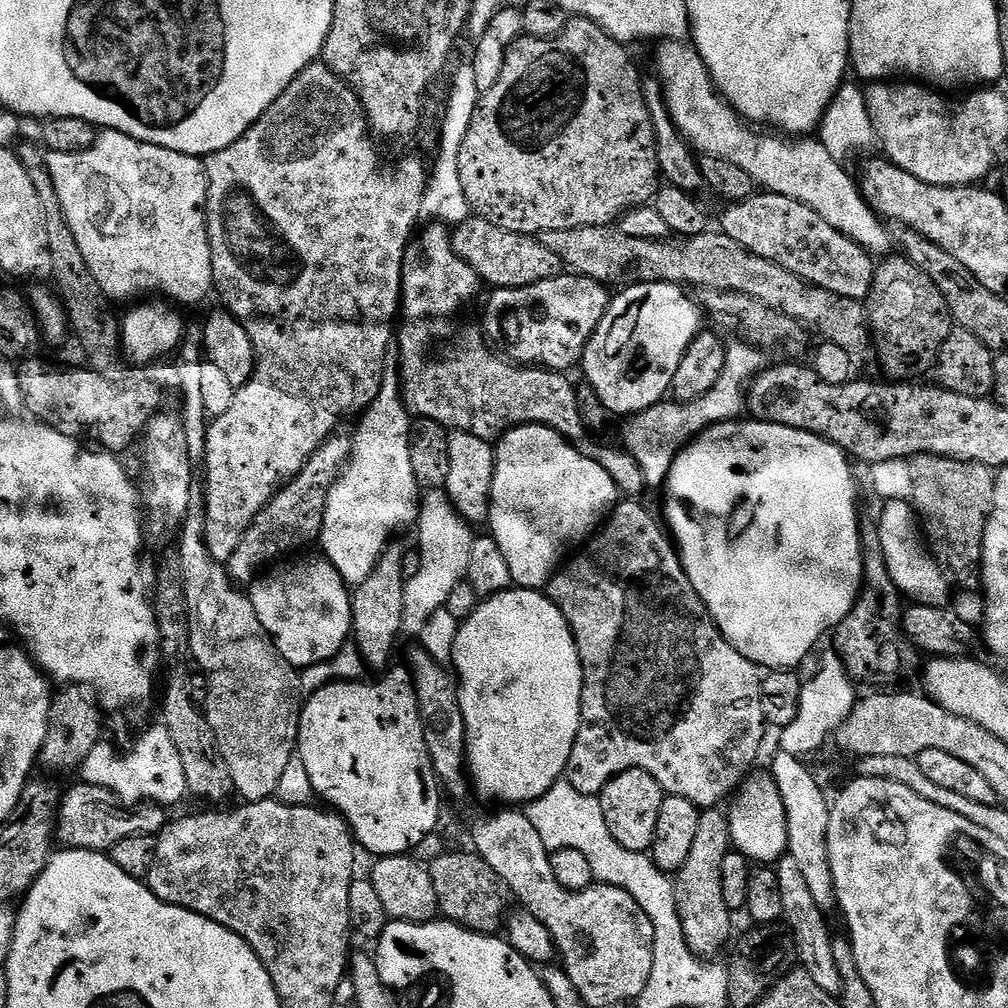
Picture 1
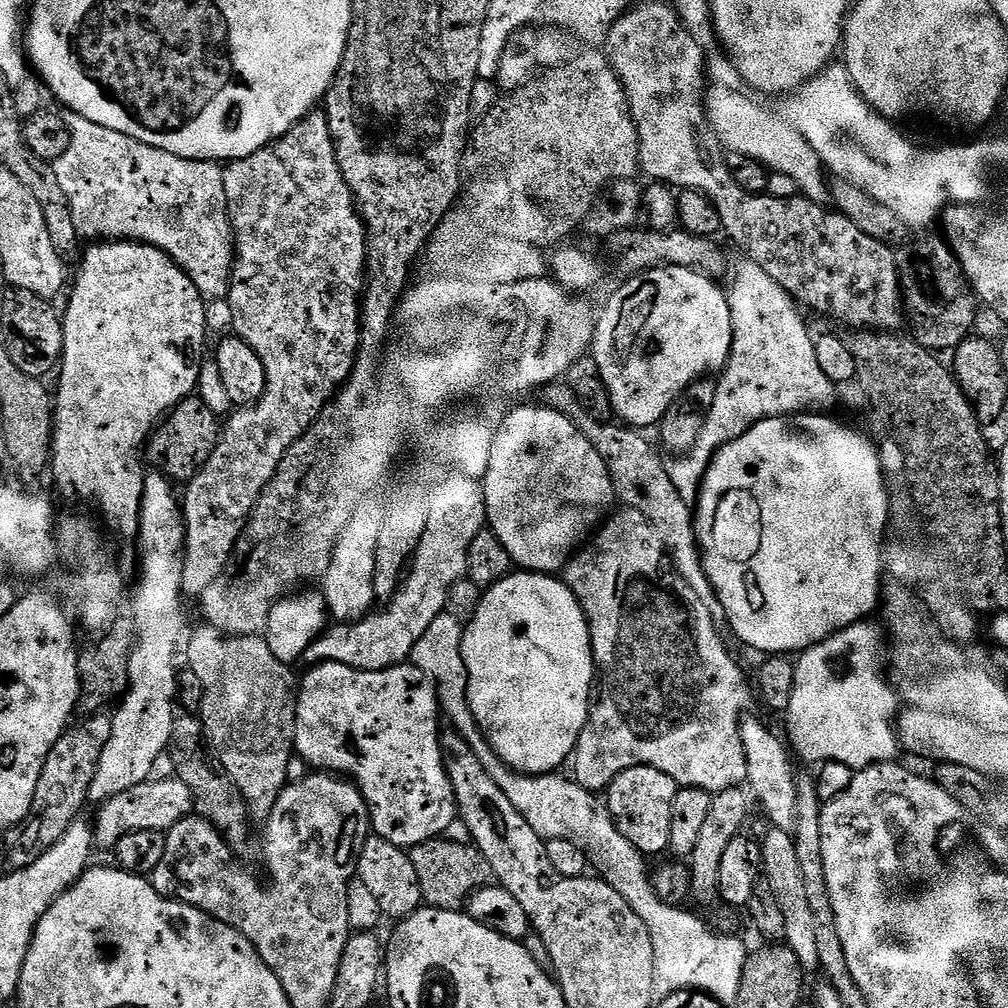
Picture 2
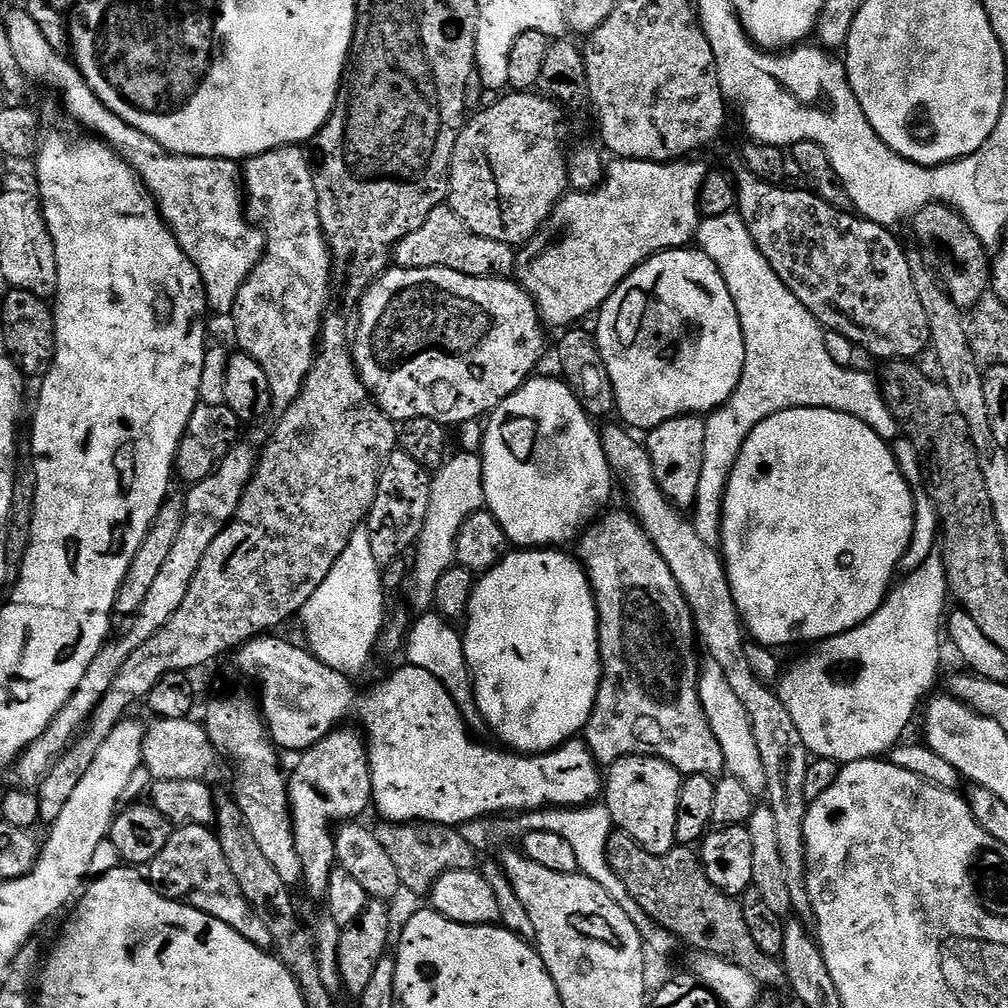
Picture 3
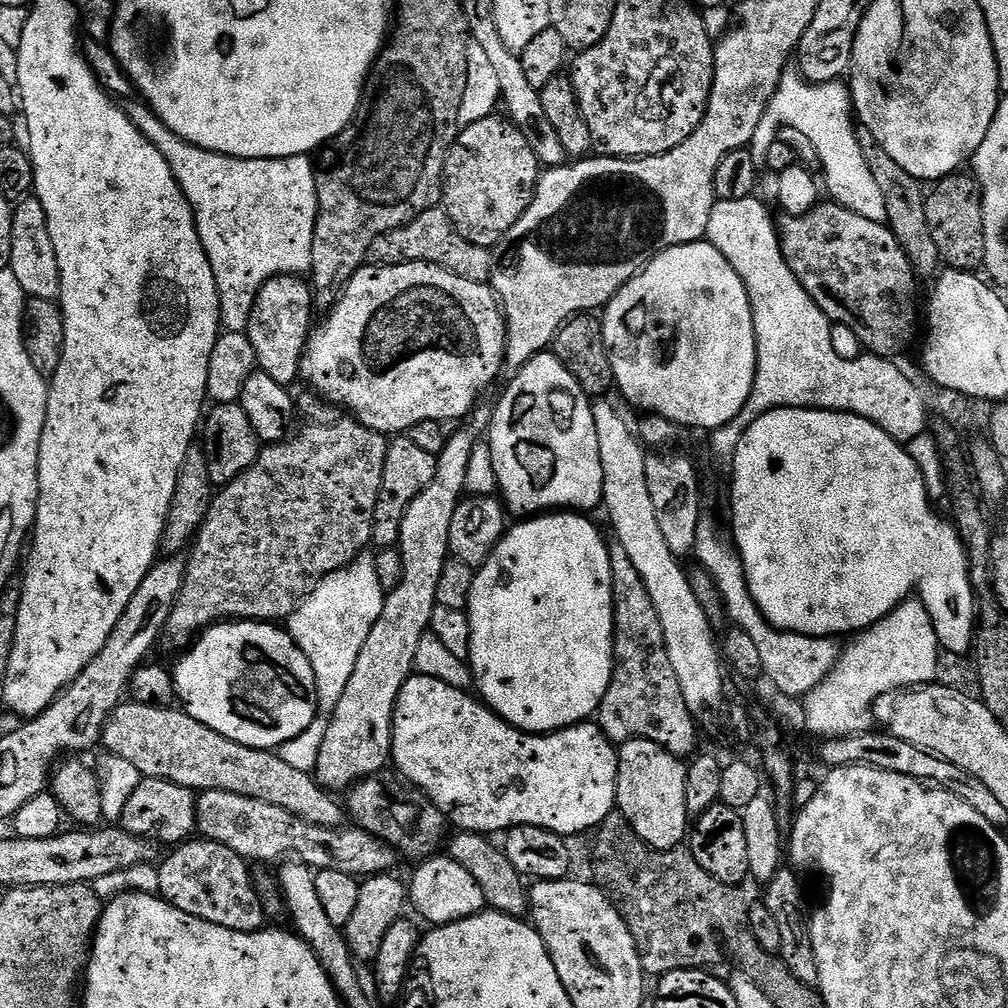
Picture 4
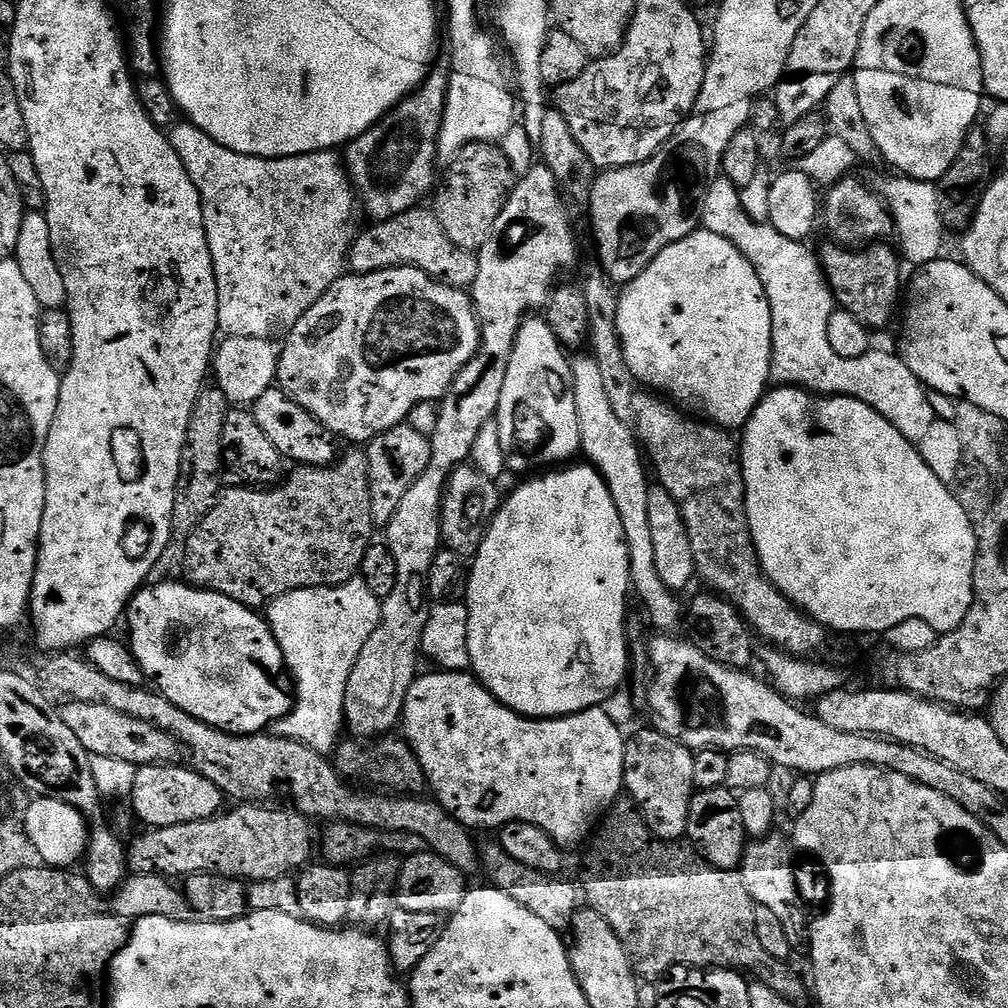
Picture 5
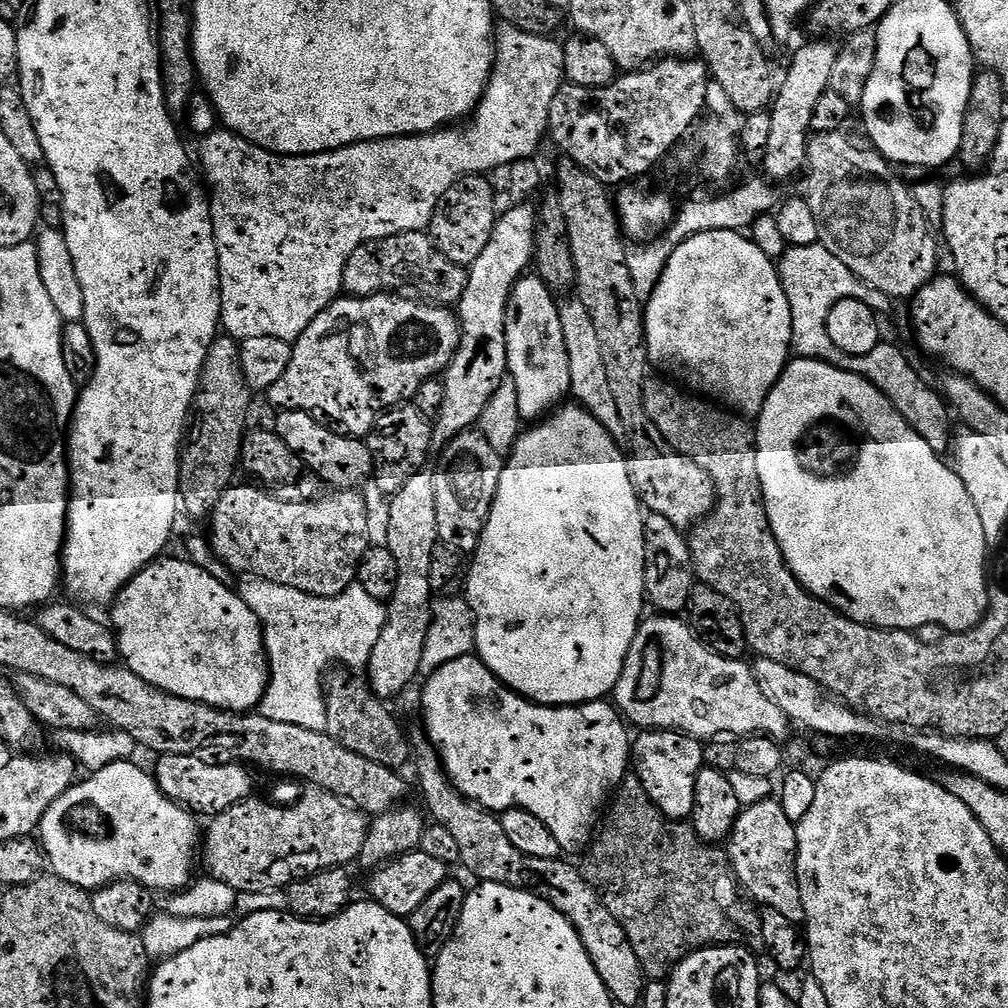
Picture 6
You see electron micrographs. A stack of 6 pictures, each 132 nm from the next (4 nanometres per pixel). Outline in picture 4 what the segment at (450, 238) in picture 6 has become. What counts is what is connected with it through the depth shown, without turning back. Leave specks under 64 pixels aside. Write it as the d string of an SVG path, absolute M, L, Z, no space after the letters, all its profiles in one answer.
M493 114L482 118L482 122L461 127L444 163L442 207L451 218L458 234L462 234L462 238L491 249L504 239L504 235L511 230L514 222L518 222L520 215L530 206L541 175L542 165L532 153L522 130L503 115Z

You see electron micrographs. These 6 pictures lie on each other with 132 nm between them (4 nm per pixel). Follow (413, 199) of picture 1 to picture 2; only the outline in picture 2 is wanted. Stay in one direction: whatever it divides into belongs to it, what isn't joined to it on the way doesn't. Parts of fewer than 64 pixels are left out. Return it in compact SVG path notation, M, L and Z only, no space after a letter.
M313 110L299 121L284 136L279 136L264 148L241 160L233 160L224 168L224 185L226 186L226 202L228 217L232 227L234 255L232 257L232 280L228 283L226 305L232 311L232 328L235 335L241 336L248 345L262 358L262 366L266 366L266 386L259 400L251 406L240 406L223 421L220 437L214 446L207 462L193 480L187 481L185 492L182 492L184 510L184 569L182 570L183 595L199 597L201 592L222 574L222 570L232 558L232 551L238 538L248 524L248 516L258 498L264 493L286 450L292 443L308 431L309 426L319 418L325 404L336 395L340 385L348 381L352 368L356 365L356 351L360 348L360 301L366 283L366 265L368 263L368 234L364 230L364 219L356 210L356 199L352 196L350 186L346 186L346 178L342 178L342 170L338 166L338 158L334 150L334 142L330 134L328 117L323 111Z

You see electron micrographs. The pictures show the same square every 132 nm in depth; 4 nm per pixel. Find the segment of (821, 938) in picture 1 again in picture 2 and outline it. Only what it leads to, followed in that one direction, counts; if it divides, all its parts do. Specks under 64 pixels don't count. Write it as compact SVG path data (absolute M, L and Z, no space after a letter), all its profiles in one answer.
M769 827L764 836L764 844L759 845L758 860L762 865L762 878L770 886L774 899L782 909L782 919L786 921L784 940L788 948L798 954L798 962L805 973L815 973L820 967L818 962L818 942L814 935L814 914L810 910L810 902L806 902L806 886L802 882L802 870L798 867L798 856L794 854L792 832L783 832L781 828Z

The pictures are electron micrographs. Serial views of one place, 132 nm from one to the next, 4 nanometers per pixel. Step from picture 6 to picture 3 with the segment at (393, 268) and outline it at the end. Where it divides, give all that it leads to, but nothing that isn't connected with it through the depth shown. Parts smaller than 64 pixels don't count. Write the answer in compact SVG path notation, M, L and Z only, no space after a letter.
M441 206L430 210L430 218L414 230L414 234L406 234L396 244L394 264L397 268L418 270L419 268L445 268L458 270L458 274L467 276L491 276L508 278L517 271L518 252L513 245L506 242L494 242L494 238L482 238L454 214L454 210Z

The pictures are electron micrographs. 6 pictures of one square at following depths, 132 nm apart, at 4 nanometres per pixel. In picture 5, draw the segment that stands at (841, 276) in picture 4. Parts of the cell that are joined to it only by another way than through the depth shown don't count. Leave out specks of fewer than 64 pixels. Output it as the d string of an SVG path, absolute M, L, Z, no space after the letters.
M828 242L824 249L819 249L818 259L828 286L832 289L832 299L843 311L854 314L862 326L869 330L884 328L896 312L896 303L901 303L900 264L901 257L895 247L887 248L884 242L877 242L859 250L845 248L835 242Z

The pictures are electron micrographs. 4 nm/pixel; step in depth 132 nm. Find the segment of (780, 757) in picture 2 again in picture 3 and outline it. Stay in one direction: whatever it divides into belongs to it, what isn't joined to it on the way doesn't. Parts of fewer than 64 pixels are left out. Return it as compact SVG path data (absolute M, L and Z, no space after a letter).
M705 659L700 675L700 697L703 710L718 744L722 746L724 765L727 775L738 778L738 782L746 782L746 790L753 794L764 794L768 791L766 766L762 764L762 754L758 752L758 742L754 742L754 730L750 726L750 714L746 714L746 706L734 694L730 682L726 682L726 674L722 674L722 666L718 662Z

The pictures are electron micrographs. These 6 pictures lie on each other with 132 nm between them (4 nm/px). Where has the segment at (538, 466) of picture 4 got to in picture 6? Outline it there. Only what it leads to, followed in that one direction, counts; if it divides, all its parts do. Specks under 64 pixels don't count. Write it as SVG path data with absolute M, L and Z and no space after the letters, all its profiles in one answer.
M532 274L525 275L512 287L504 315L507 375L516 390L515 415L524 422L536 422L547 417L561 403L559 400L569 395L572 387L560 309L551 295L553 293L543 280Z

